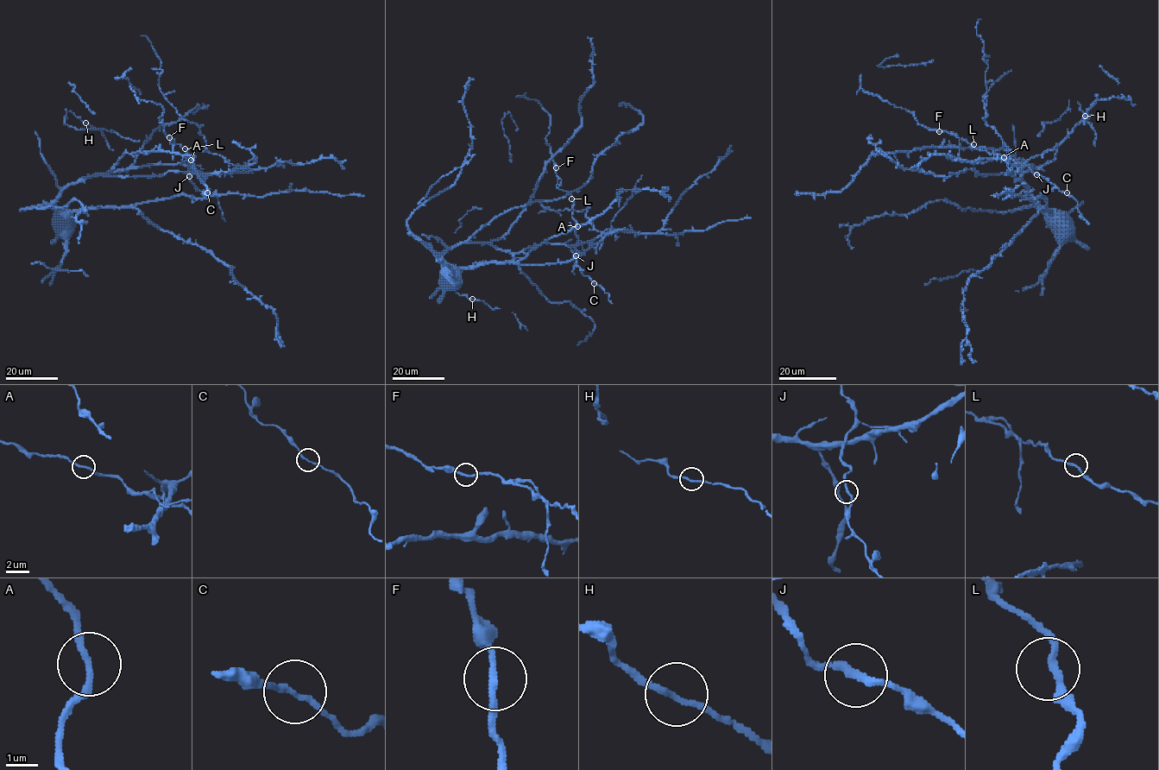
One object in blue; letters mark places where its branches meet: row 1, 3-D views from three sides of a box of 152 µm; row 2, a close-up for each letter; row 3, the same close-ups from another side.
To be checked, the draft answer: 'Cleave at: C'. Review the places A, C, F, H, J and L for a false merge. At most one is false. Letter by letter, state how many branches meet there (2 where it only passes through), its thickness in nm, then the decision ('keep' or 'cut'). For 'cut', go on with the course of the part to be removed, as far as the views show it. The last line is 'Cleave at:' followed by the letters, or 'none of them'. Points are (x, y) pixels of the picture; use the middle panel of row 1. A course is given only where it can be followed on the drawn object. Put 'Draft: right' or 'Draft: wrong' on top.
Draft: wrong
A: 2 branches meet; 190 nm thick; keep
C: 2 branches meet; 150 nm thick; keep
F: 2 branches meet; 200 nm thick; keep
H: 2 branches meet; 180 nm thick; keep
J: 2 branches meet; 200 nm thick; keep
L: 2 branches meet; 190 nm thick; keep
Cleave at: none of them

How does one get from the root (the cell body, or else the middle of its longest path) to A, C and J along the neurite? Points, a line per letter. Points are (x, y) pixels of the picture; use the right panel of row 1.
A: (1051, 215), (1037, 204), (1023, 182), (1023, 173), (1033, 166), (1024, 161), (1023, 164), (1016, 163), (1004, 157)
C: (1051, 215), (1023, 182), (1023, 173), (1033, 167), (1023, 161), (1034, 173), (1067, 192)
J: (1051, 215), (1037, 204), (1023, 182), (1023, 173), (1033, 167), (1023, 161), (1036, 174)

